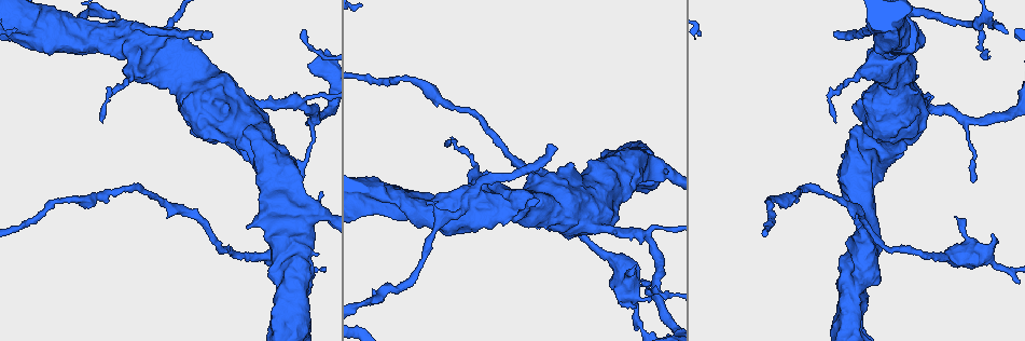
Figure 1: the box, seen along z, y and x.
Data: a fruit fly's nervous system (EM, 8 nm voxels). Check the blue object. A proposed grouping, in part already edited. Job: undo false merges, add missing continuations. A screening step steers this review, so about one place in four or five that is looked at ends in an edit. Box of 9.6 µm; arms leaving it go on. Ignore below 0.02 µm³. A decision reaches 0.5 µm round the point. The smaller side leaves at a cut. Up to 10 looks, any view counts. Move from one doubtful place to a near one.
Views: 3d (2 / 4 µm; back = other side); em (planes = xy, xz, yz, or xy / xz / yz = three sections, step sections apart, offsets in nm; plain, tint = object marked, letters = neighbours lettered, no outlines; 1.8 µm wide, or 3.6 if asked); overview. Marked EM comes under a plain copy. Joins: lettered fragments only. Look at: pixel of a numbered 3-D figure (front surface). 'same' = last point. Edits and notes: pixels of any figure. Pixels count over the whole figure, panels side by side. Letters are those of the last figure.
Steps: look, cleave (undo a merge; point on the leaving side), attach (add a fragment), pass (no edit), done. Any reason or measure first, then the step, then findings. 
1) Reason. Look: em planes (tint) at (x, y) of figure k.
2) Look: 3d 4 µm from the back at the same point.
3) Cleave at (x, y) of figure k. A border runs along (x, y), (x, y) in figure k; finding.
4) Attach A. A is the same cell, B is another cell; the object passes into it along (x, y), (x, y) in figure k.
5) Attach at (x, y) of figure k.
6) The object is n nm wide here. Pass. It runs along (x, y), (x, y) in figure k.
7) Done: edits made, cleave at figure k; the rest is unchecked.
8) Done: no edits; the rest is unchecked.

An open end. Look: em 3.6 µm planes (letters) at (991, 236) of figure 1.

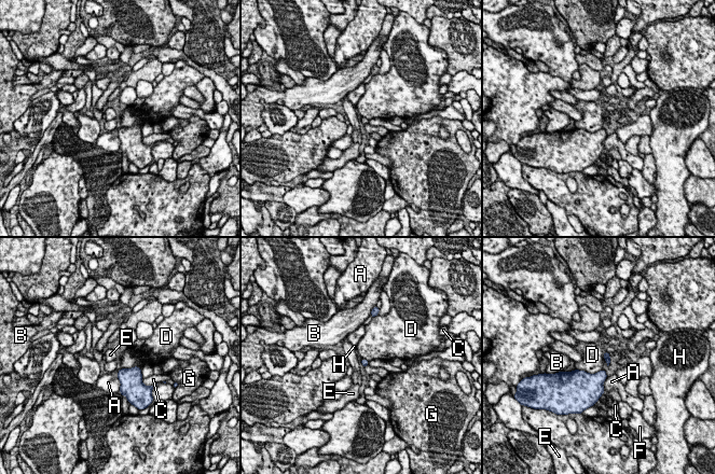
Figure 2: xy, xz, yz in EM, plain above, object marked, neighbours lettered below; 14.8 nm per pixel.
Pass. A, B, C, D, E, F, G and H are other cells; a border runs along (575, 368), (589, 373), (602, 370) in figure 2; no lettered fragment goes on from it.

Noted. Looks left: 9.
Look: em 3.6 µm planes (letters) at (603, 226) of figure 1.

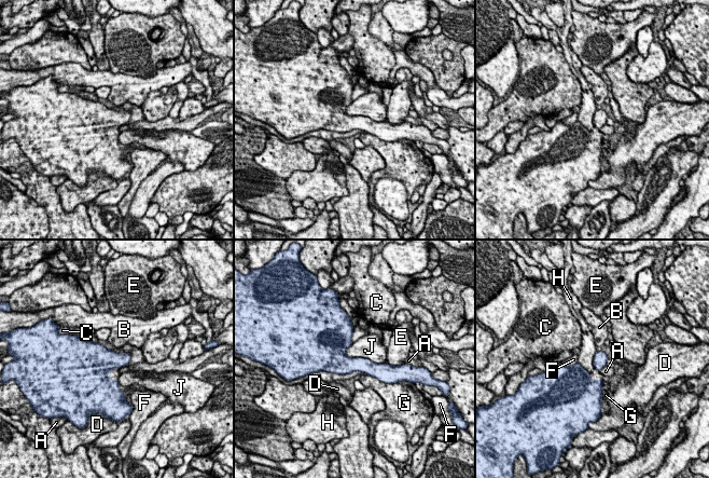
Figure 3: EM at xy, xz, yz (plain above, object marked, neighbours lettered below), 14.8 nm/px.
The object is 220 nm wide here. Pass. A, B, C, D, E, F, G, H and J are other cells; a border runs along (345, 350), (348, 356), (384, 363) in figure 3; continuous, no second neuron.

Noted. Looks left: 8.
Thick turns thin. Look: 3d 4 µm at (458, 211) of figure 1.

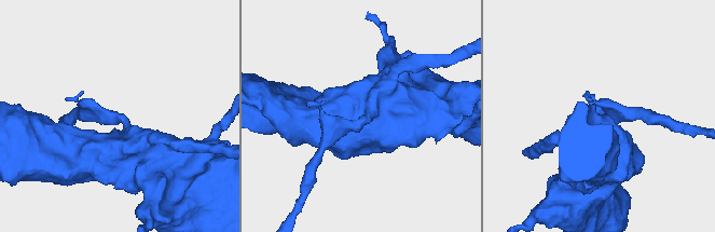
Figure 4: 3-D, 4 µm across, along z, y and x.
Look: em 3.6 µm planes (tint) at (365, 116) of figure 4.

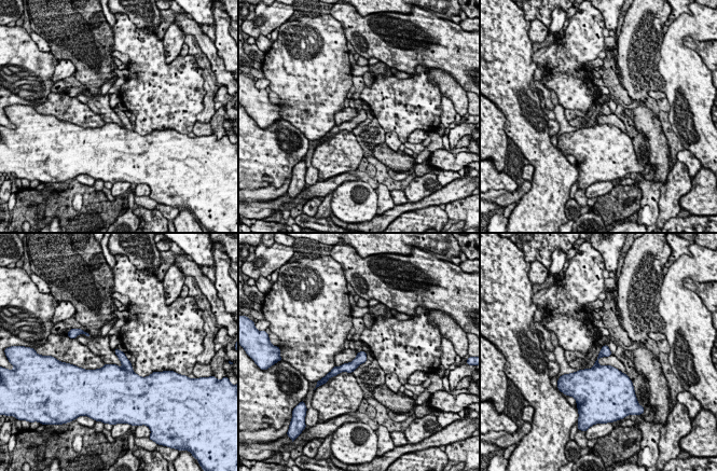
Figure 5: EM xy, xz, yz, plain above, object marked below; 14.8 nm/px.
Look: em 3.6 µm planes (letters) at the same point.

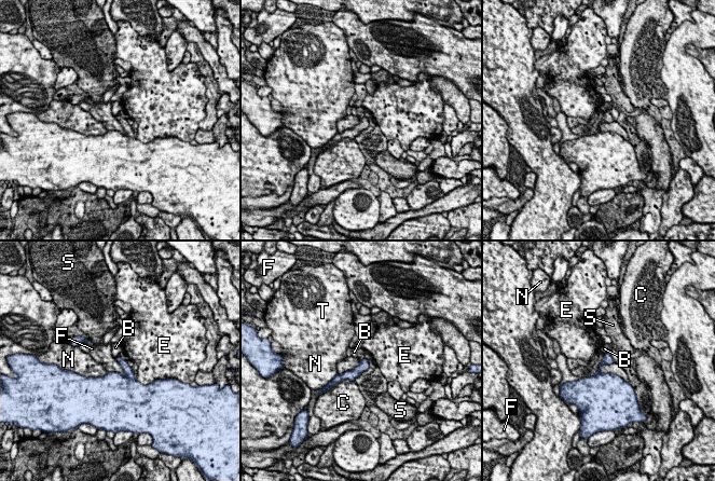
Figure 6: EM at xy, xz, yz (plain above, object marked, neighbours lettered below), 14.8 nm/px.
The longest contact is with F, 480 nm. Cleave at (127, 370) of figure 6. B, C, E, F, N, S and T are other cells; the part that leaves runs along (366, 362), (354, 374), (337, 379) in figure 6; a second neuron is stuck on.

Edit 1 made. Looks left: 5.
Done: edits made, cleave at figure 6; the rest is unchecked.

